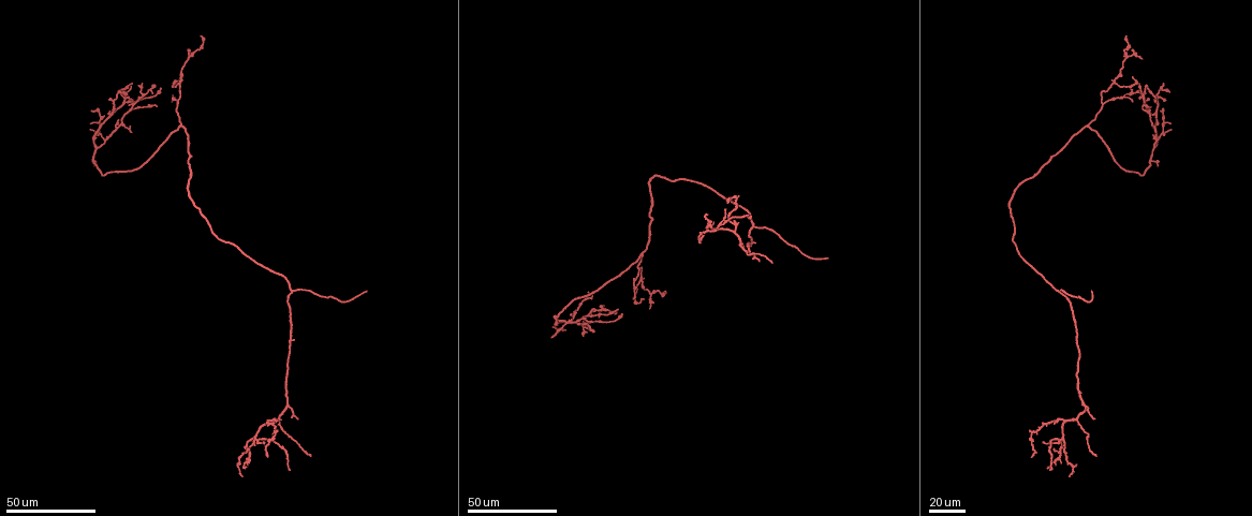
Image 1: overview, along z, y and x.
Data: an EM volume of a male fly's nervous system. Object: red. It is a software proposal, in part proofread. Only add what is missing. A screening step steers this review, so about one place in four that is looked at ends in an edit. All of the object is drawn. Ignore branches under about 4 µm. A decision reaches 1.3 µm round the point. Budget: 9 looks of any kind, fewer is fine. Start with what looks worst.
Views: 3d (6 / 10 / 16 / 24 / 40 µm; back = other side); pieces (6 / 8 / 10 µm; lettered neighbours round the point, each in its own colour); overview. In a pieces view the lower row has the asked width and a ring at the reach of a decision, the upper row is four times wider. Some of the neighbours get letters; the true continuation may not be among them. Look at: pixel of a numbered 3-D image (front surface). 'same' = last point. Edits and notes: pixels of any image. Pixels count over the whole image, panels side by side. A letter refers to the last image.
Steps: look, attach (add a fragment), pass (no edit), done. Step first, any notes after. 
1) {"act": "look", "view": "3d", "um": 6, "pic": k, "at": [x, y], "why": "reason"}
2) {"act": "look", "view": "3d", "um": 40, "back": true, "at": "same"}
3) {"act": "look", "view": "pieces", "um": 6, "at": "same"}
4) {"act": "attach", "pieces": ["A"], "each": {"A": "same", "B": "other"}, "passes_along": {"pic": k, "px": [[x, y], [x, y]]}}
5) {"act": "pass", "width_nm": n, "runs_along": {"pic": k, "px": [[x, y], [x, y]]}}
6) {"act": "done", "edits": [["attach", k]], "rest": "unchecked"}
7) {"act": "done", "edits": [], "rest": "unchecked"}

{"act": "look", "view": "3d", "um": 24, "pic": 1, "at": [131, 84], "why": "end of a long branch"}

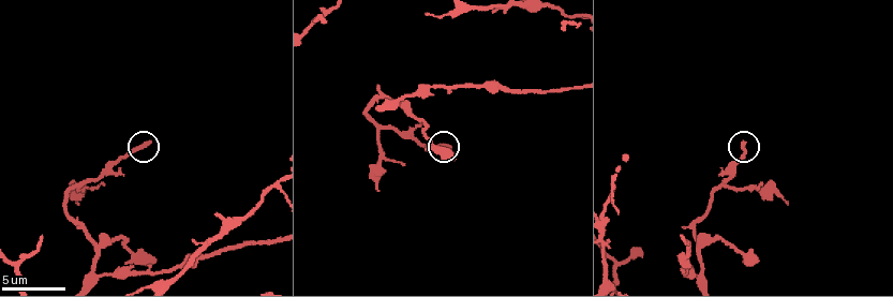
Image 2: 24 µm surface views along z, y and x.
{"act": "look", "view": "pieces", "um": 8, "pic": 2, "at": [451, 148], "why": "what lies round it"}

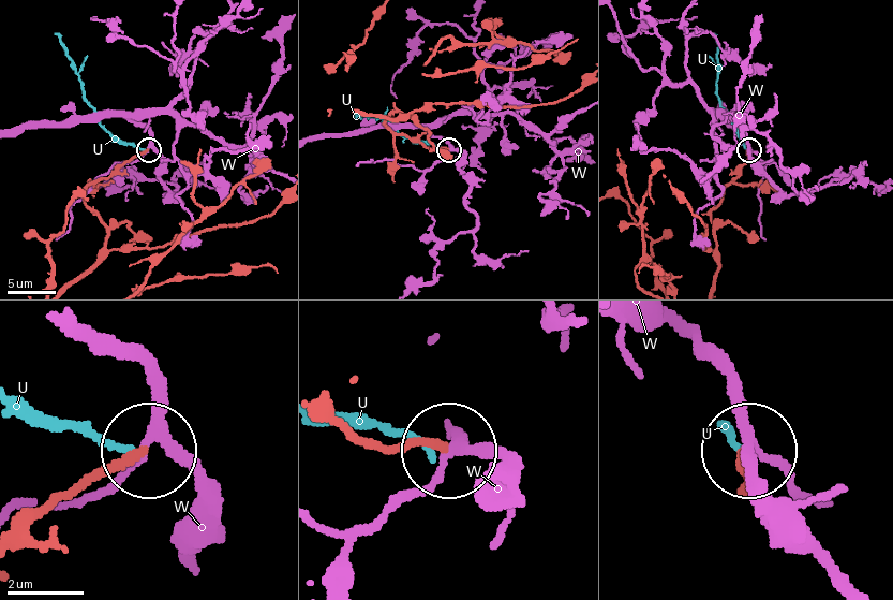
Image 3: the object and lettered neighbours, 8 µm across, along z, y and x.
{"act": "pass", "width_nm": 220, "each": {"U": "other", "W": "other"}, "runs_along": {"pic": 3, "px": [[344, 422], [391, 451], [430, 441], [446, 448]]}, "found": "none of them fits"}

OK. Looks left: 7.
{"act": "look", "view": "3d", "um": 24, "pic": 1, "at": [92, 111], "why": "tapers out"}

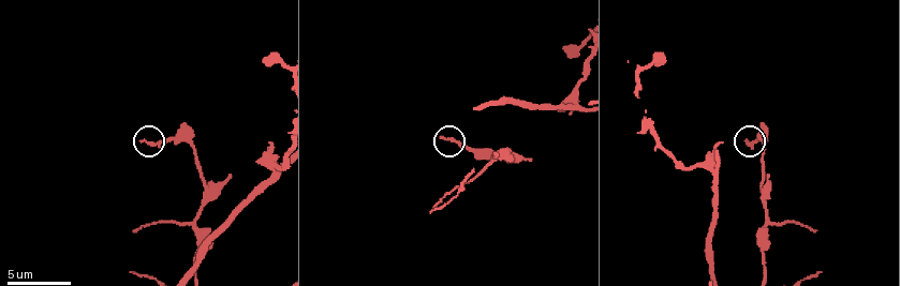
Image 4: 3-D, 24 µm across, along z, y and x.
{"act": "look", "view": "pieces", "um": 6, "pic": 4, "at": [439, 136], "why": "see the neighbours"}

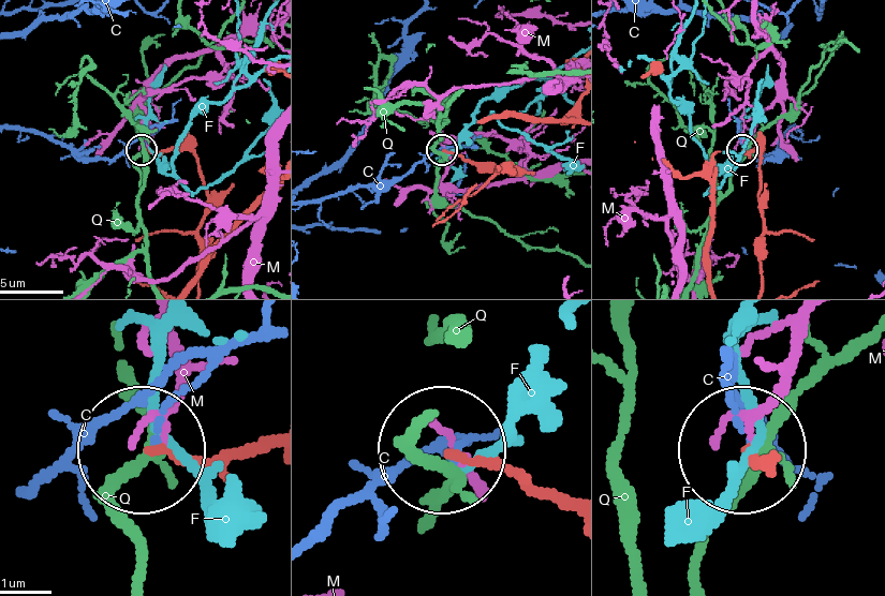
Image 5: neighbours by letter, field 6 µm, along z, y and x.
{"act": "pass", "each": {"C": "other", "F": "other", "M": "other", "Q": "other"}, "found": "none of them fits"}

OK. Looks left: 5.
{"act": "look", "view": "3d", "um": 24, "pic": 1, "at": [1092, 293], "why": "tapers out"}

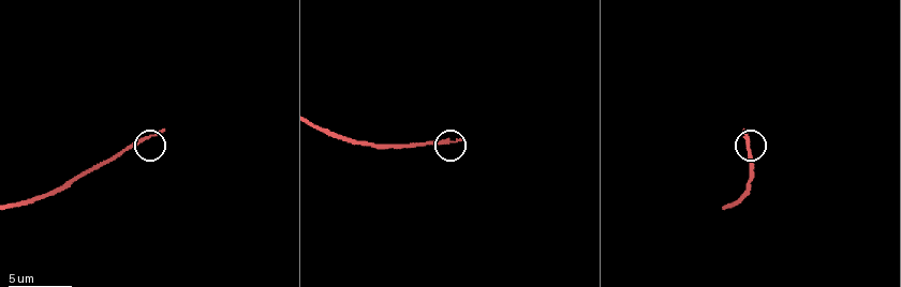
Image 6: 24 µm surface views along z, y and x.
{"act": "look", "view": "3d", "um": 6, "pic": 6, "at": [743, 132]}

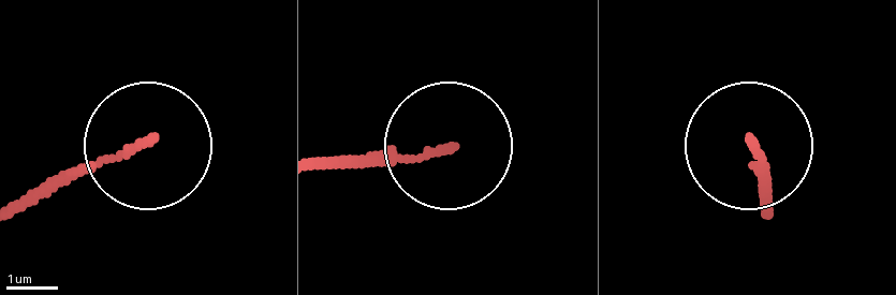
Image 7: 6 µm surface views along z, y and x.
{"act": "look", "view": "pieces", "um": 10, "pic": 7, "at": [754, 143]}

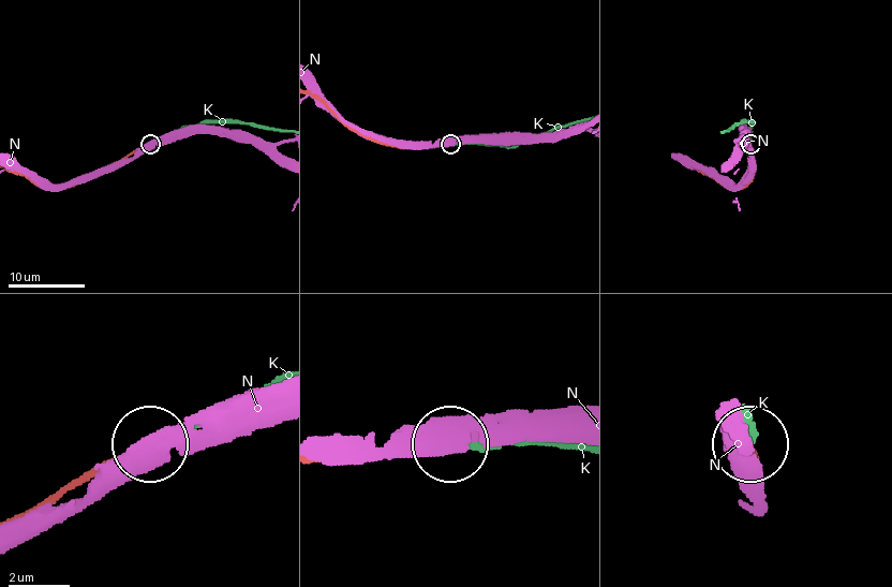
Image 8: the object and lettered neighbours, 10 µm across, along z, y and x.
{"act": "attach", "pieces": ["K"], "each": {"K": "same", "N": "other"}, "found": "the cell continues"}

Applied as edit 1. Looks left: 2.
{"act": "look", "view": "3d", "um": 40, "pic": 1, "at": [620, 313], "why": "long arm stops here"}

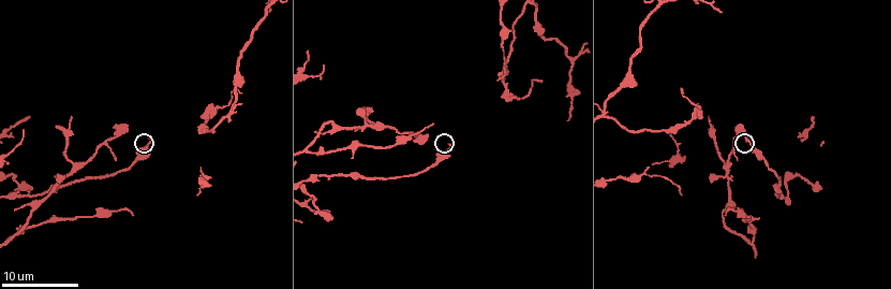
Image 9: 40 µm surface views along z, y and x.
{"act": "look", "view": "pieces", "um": 6, "pic": 9, "at": [447, 144], "why": "what lies round it"}

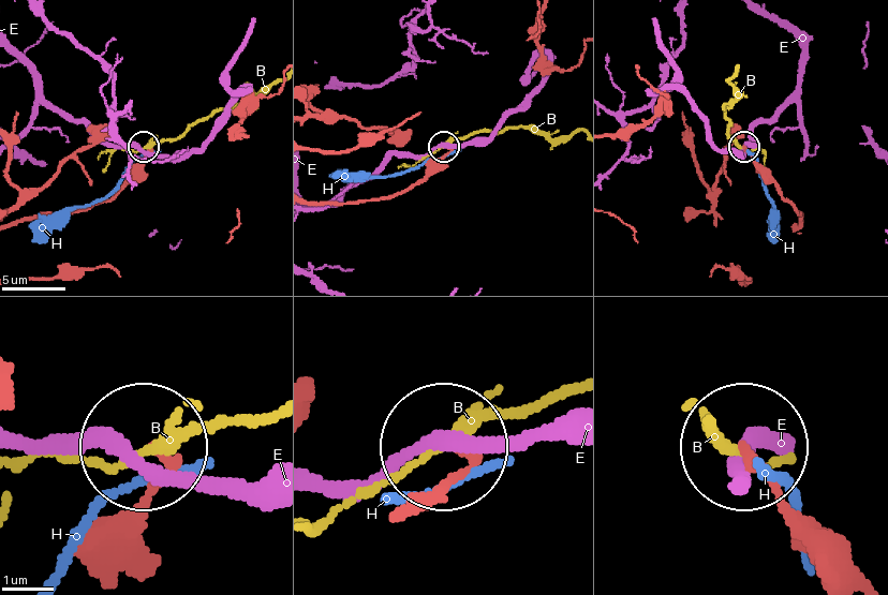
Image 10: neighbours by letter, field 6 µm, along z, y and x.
{"act": "pass", "each": {"B": "other", "E": "other", "H": "other"}, "runs_along": {"pic": 10, "px": [[798, 229], [800, 214], [743, 148]]}, "found": "no lettered fragment goes on from it"}

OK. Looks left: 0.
{"act": "done", "edits": [["attach", 8]], "rest": "unchecked"}

